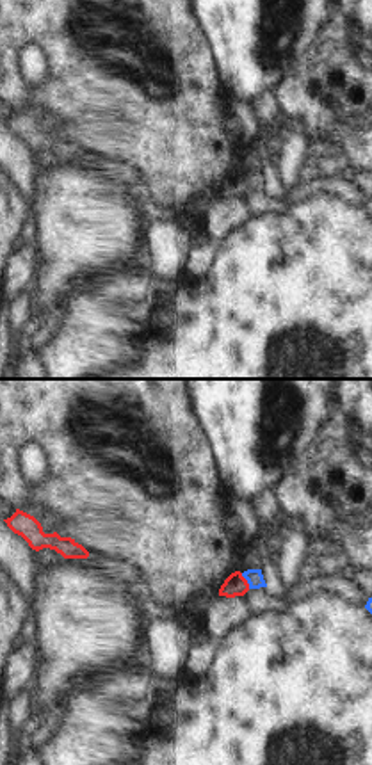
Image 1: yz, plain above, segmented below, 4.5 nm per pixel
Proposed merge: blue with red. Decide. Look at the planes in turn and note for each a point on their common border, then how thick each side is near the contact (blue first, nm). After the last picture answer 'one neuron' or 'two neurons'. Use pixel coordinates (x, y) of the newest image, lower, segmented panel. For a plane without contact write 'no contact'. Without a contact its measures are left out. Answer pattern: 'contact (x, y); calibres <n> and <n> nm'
contact (246, 579); calibres 80 and 100 nm

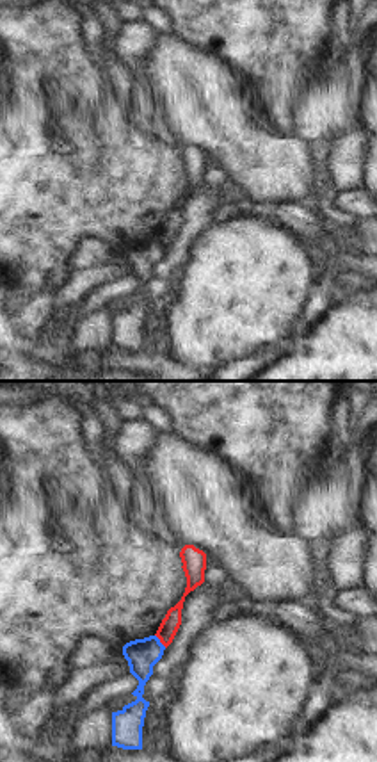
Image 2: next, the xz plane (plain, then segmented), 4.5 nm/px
contact (159, 641); calibres 140 and 90 nm

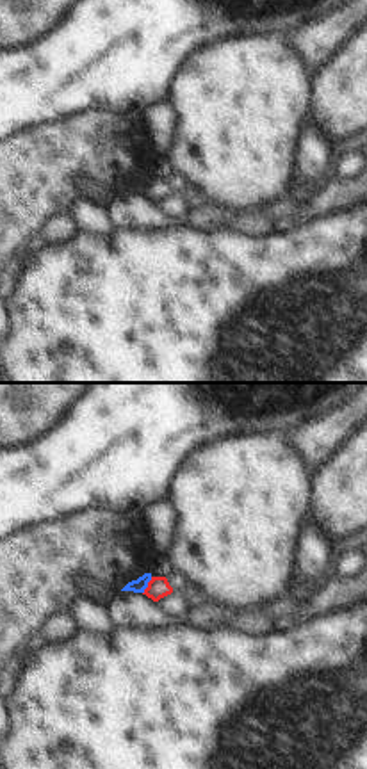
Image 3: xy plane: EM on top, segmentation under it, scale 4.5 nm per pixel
contact (146, 586); calibres 60 and 100 nm

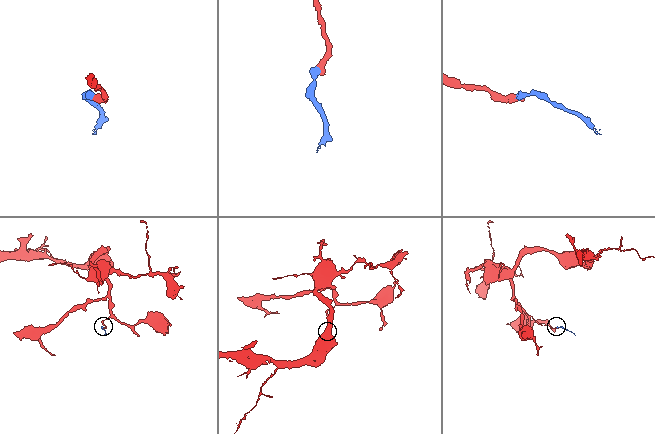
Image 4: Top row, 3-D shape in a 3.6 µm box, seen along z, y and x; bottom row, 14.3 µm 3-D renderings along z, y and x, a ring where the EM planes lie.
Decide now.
two neurons

